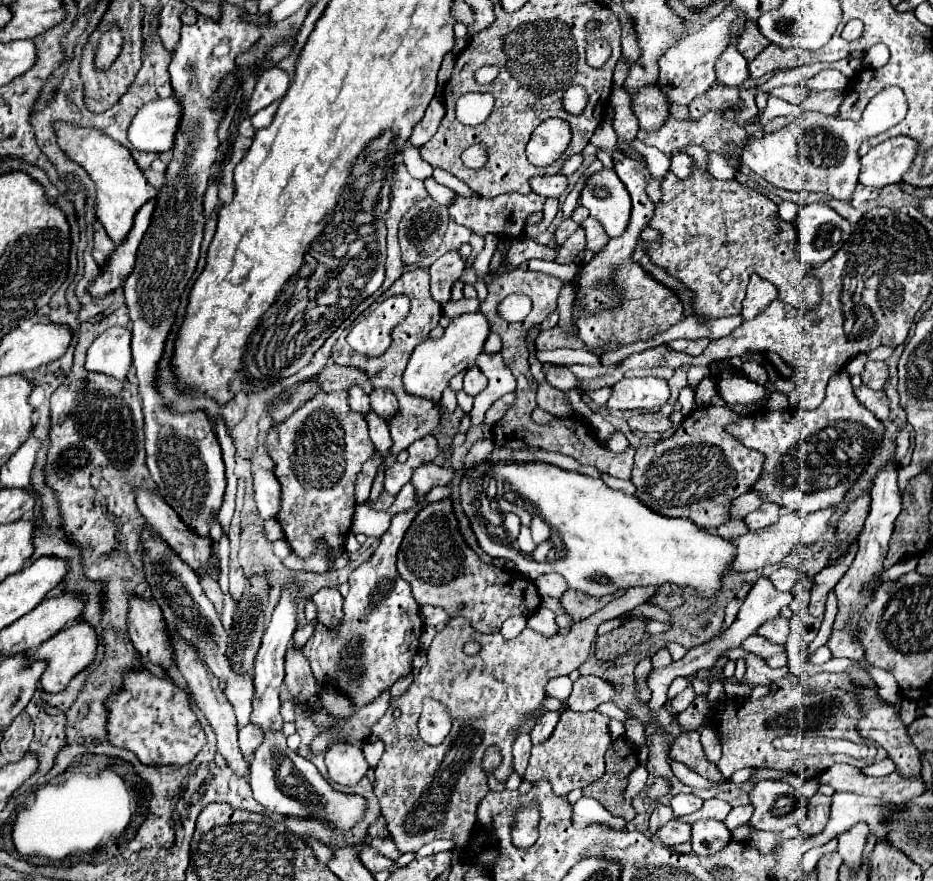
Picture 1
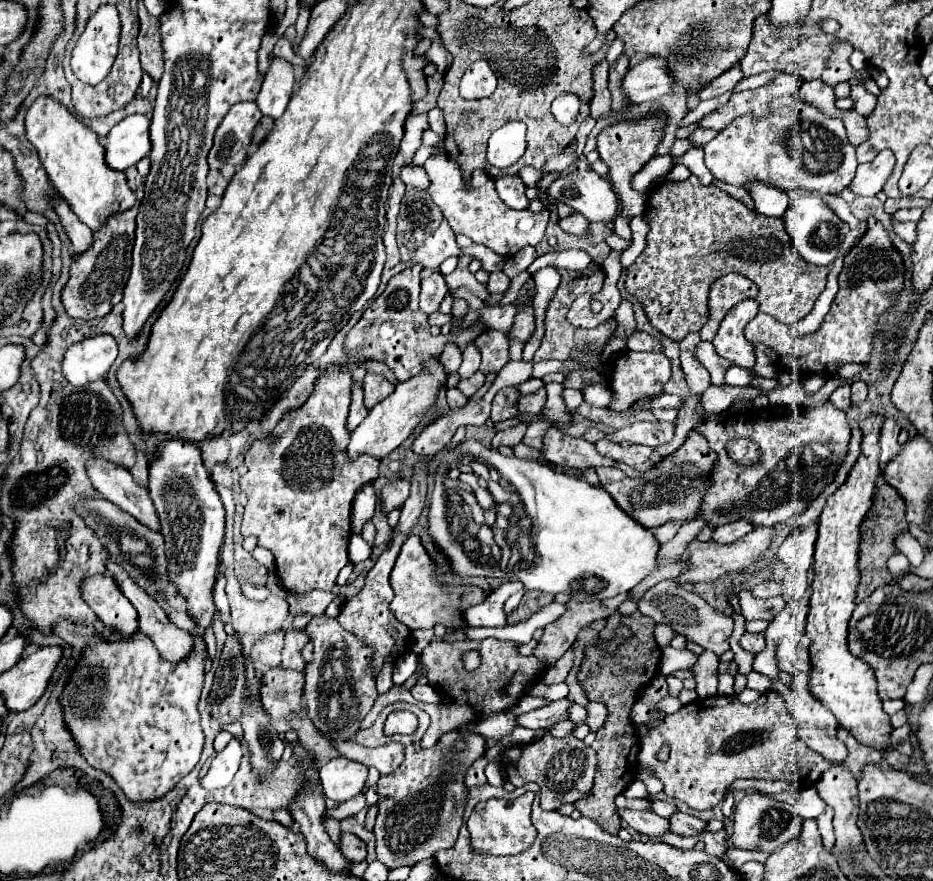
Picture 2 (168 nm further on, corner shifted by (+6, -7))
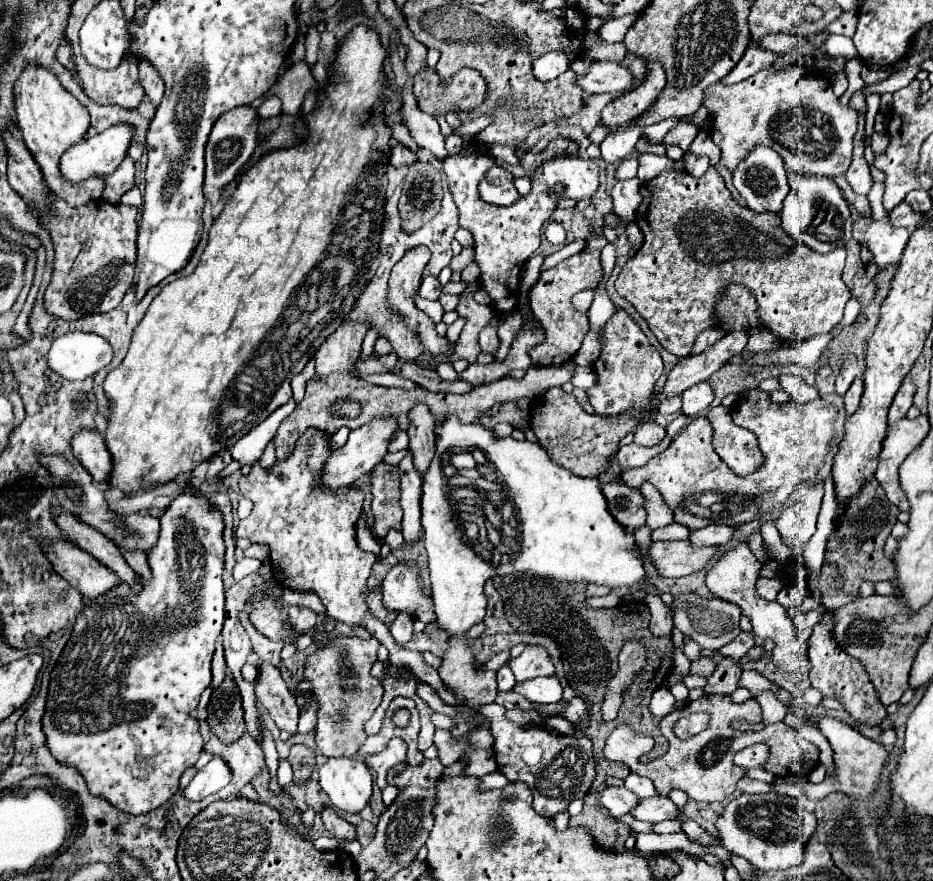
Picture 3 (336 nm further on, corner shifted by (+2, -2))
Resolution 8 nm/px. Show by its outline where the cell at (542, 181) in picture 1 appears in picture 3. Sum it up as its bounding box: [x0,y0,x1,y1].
[479,166,519,206]

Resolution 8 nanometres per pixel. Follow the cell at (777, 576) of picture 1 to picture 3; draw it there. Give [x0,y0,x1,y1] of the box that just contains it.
[757,578,783,600]

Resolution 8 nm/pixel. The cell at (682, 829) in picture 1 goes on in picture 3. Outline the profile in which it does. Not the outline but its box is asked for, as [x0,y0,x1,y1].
[601,786,637,818]

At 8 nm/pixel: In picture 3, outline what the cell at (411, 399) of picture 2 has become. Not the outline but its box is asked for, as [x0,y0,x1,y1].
[321,420,397,492]

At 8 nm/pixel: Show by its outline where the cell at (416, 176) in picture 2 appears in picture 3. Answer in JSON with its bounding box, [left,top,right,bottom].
[389,140,417,168]

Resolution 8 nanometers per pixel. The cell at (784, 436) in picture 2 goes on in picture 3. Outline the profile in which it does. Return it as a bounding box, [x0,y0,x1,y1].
[623,388,837,530]

